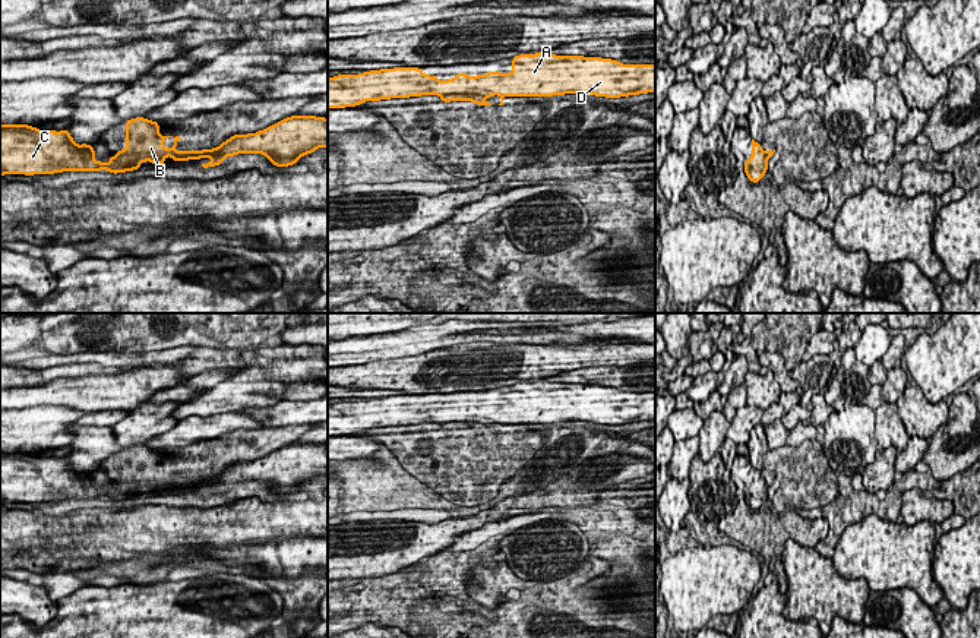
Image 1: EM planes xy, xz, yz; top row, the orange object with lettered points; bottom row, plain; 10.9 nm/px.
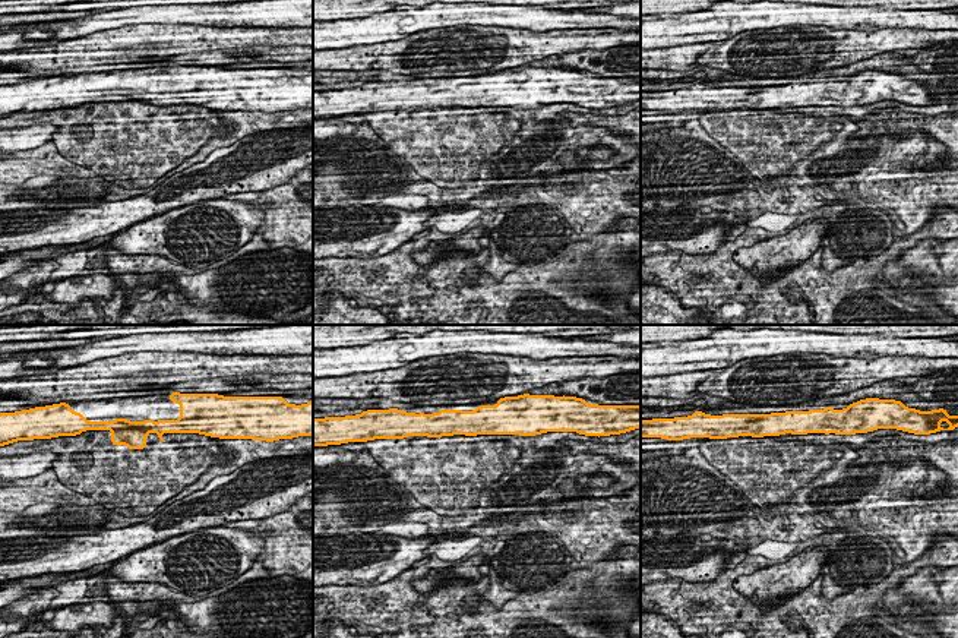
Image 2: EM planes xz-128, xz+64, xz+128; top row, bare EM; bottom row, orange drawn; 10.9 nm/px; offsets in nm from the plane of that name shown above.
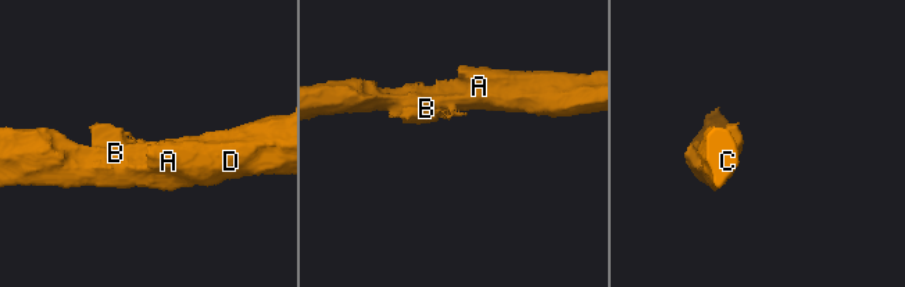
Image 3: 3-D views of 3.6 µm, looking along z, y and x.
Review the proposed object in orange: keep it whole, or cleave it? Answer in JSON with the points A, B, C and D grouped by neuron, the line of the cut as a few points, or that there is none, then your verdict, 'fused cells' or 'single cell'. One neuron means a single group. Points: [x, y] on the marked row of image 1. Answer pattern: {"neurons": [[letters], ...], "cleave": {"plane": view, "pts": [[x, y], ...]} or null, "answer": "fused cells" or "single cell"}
{"neurons": [["A", "C", "D"], ["B"]], "cleave": {"plane": "xz", "pts": [[489, 95], [443, 94], [440, 97]]}, "answer": "fused cells"}

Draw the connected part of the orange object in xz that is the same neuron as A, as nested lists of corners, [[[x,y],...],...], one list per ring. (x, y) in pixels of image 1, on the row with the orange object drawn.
[[[538,51],[512,57],[512,72],[477,75],[456,73],[453,79],[439,80],[424,75],[420,67],[393,67],[358,75],[328,78],[328,108],[357,107],[364,101],[410,98],[421,95],[484,95],[484,97],[553,97],[565,94],[589,94],[606,98],[649,94],[655,91],[655,64],[623,64],[613,59],[556,56]]]

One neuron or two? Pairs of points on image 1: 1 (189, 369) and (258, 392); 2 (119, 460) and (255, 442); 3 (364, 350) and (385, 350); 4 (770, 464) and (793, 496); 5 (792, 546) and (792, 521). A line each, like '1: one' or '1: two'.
1: two
2: one
3: one
4: one
5: two

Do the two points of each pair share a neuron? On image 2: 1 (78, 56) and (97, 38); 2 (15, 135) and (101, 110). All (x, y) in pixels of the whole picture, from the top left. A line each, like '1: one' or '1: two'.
1: one
2: two

